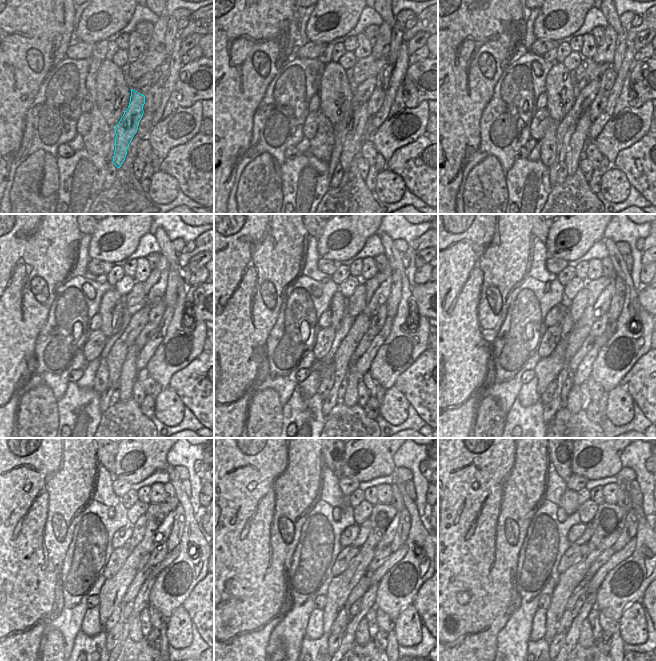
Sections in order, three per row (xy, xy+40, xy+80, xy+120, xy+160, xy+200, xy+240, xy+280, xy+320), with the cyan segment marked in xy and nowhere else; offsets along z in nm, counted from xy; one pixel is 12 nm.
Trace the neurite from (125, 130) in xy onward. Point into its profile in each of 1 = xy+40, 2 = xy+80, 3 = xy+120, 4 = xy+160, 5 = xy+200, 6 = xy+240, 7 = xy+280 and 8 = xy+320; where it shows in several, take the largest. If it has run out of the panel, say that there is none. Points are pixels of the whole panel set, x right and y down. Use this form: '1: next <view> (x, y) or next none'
1: next xy+40 (356, 136)
2: next xy+80 (578, 140)
3: next xy+120 (129, 371)
4: next xy+160 (350, 398)
5: next xy+200 (574, 399)
6: next xy+240 (135, 634)
7: next xy+280 (362, 637)
8: next xy+320 (586, 639)

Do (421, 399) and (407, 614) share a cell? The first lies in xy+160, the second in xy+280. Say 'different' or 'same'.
different

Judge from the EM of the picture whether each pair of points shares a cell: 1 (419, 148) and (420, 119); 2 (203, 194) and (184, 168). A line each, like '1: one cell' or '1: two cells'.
1: two cells
2: one cell

